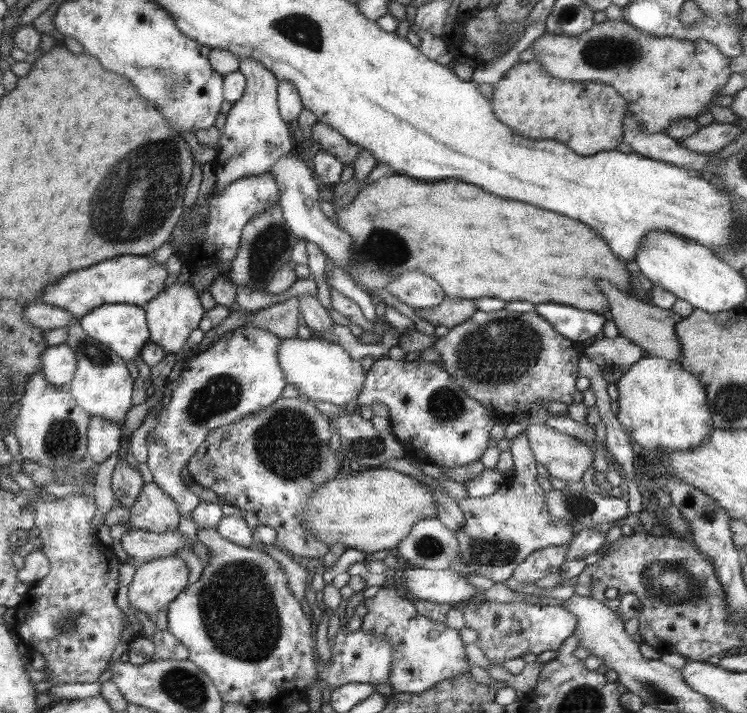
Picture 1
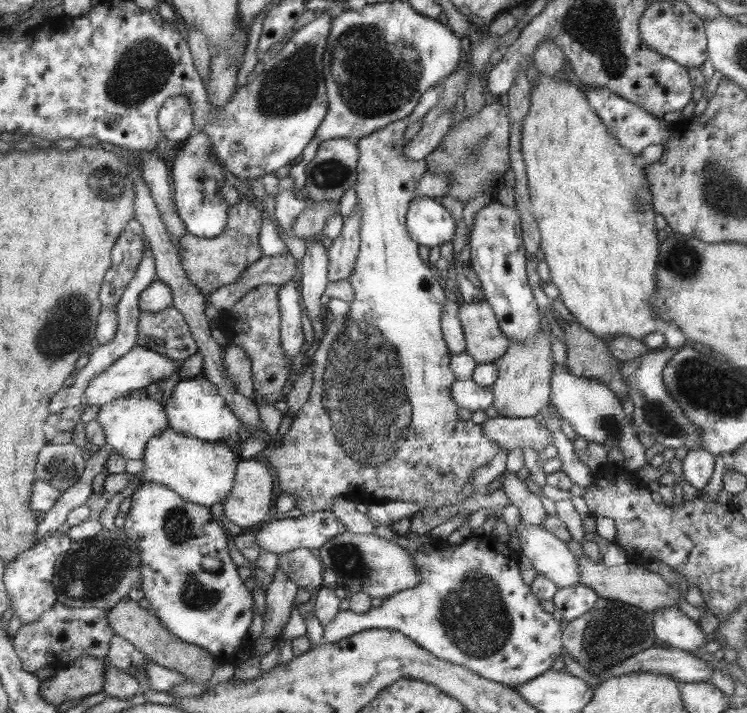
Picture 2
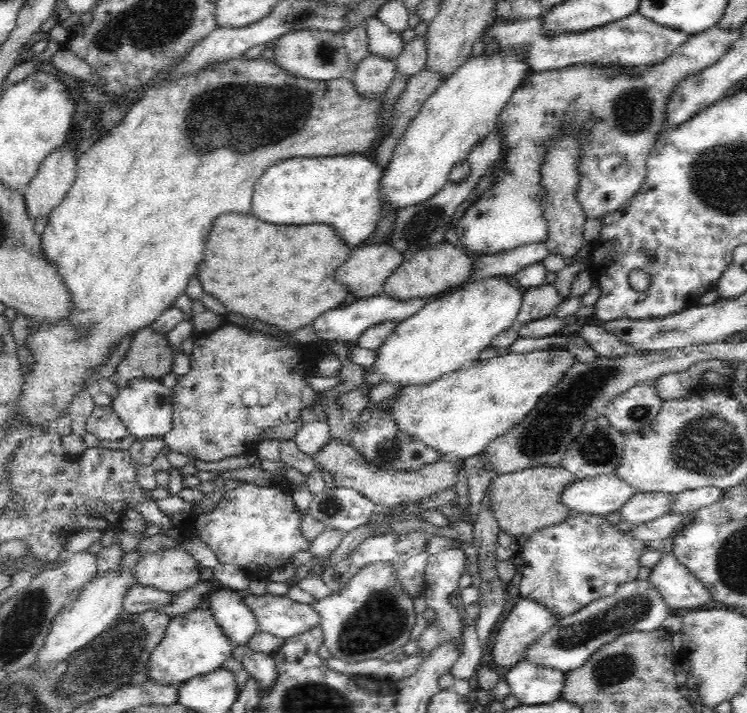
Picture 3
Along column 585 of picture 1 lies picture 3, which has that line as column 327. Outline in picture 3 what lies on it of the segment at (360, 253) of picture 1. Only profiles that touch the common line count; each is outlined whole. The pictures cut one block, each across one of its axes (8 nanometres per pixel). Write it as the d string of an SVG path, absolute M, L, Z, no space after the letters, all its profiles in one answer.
M227 213L216 218L212 224L211 233L205 243L204 257L199 263L195 277L200 281L203 293L212 296L212 298L216 298L216 300L220 300L220 304L224 304L224 308L228 308L227 312L240 314L240 316L244 316L246 320L268 322L268 326L270 326L270 328L276 328L279 334L295 333L306 326L313 326L314 320L323 312L340 307L348 292L347 286L344 286L343 283L336 284L336 282L334 282L334 280L336 280L336 278L334 278L334 272L336 272L336 268L340 268L340 266L343 266L348 261L352 250L350 250L336 234L337 232L334 232L330 226L326 226L326 223L313 223L308 226L272 226L272 224L266 224L266 222L258 222L258 220L256 220L254 216L250 216L250 214Z

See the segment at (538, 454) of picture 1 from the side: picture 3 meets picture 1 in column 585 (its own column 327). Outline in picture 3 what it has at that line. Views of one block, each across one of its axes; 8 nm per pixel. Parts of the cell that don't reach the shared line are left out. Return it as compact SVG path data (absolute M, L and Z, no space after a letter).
M330 439L316 455L313 456L313 464L322 470L332 473L338 487L353 488L368 497L378 508L395 508L408 506L408 504L420 504L428 498L436 498L440 492L452 490L459 481L460 468L458 460L440 459L432 464L424 466L420 470L404 471L392 468L376 468L359 451L347 443L339 442L339 439Z

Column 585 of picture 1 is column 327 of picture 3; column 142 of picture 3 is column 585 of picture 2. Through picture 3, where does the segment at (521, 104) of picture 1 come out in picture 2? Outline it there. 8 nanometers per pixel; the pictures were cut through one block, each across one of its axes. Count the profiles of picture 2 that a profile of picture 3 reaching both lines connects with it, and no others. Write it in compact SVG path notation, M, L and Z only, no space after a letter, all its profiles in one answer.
M538 72L535 84L530 87L529 108L527 114L521 119L520 151L525 165L525 178L529 201L532 205L533 219L540 233L539 249L544 255L544 262L549 270L549 282L557 287L558 297L562 300L565 308L574 316L574 322L585 327L595 338L609 340L615 336L629 336L641 342L646 335L657 332L658 325L662 321L654 313L654 307L650 306L650 302L648 302L648 298L656 289L656 283L653 280L656 272L653 270L655 270L655 266L658 266L655 264L655 260L658 262L657 244L659 242L657 242L655 224L653 224L653 216L655 216L653 196L650 194L650 183L647 182L643 162L640 160L640 156L631 154L626 147L622 147L615 140L614 135L602 123L602 119L591 108L589 100L585 100L585 94L579 88L575 88L573 84L569 84L569 81L558 75L547 76Z

